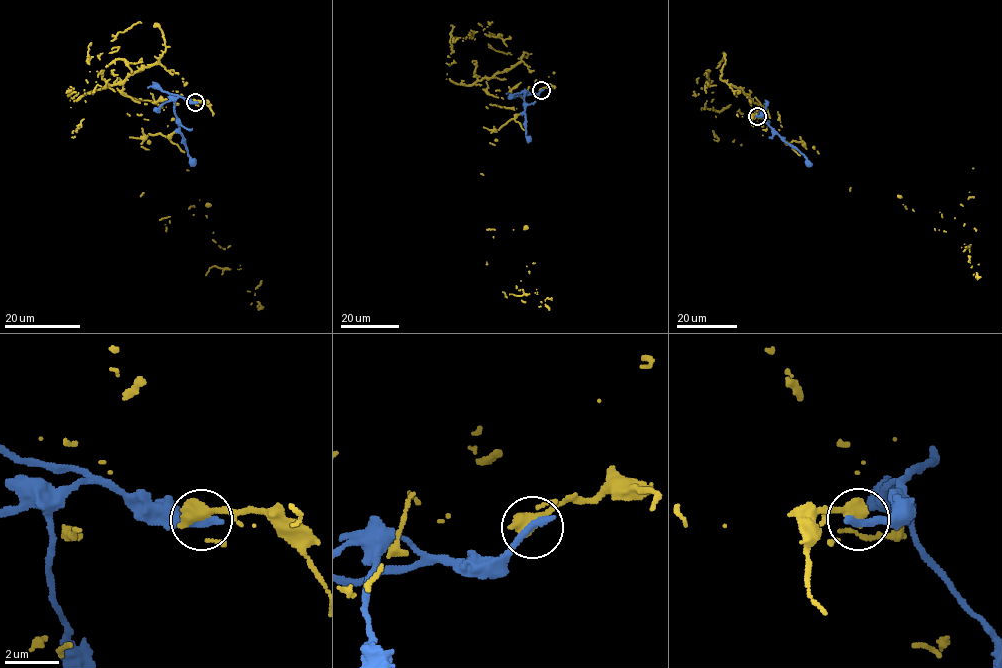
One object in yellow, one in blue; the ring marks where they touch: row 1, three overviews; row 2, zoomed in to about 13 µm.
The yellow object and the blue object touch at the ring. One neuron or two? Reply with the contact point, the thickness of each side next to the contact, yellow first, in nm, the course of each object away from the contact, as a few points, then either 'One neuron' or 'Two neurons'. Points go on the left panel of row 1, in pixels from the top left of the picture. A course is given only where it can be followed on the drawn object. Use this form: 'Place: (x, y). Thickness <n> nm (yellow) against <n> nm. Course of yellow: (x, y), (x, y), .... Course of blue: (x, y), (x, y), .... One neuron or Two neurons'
Place: (195, 102). Thickness 650 nm (yellow) against 340 nm. Course of yellow: (194, 102), (166, 98), (177, 103), (176, 133), (140, 143), (142, 193), (209, 269), (240, 269), (263, 306). Course of blue: (194, 102), (179, 97), (174, 108), (190, 162), (194, 166). Two neurons

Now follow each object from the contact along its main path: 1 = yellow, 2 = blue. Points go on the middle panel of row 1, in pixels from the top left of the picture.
1: (541, 90), (520, 83), (522, 112), (490, 133), (482, 174), (487, 264), (549, 310)
2: (541, 90), (538, 94), (527, 91), (524, 96), (525, 133), (529, 140)

